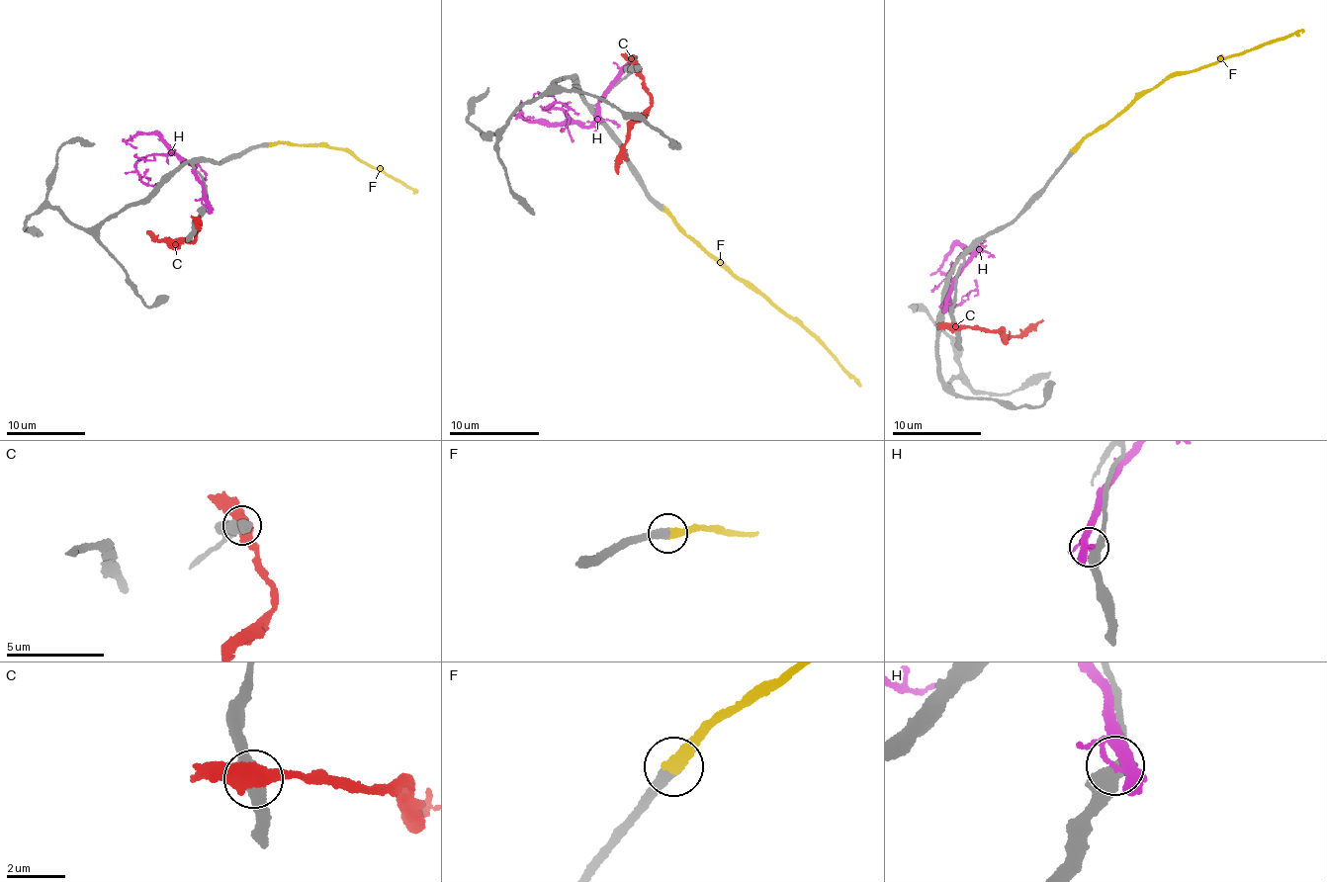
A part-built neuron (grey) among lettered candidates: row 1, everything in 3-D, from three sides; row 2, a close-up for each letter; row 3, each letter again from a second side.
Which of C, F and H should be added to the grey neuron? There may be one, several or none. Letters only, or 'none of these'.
F

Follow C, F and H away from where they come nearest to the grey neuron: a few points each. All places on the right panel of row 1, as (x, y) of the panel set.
C: (956, 328), (999, 331), (1006, 337), (1009, 334), (1019, 338), (1043, 319)
F: (1074, 151), (1081, 142), (1167, 78), (1303, 30)
H: (947, 305), (951, 280), (977, 253), (966, 252), (949, 269), (951, 303), (959, 303), (976, 288), (974, 280)

